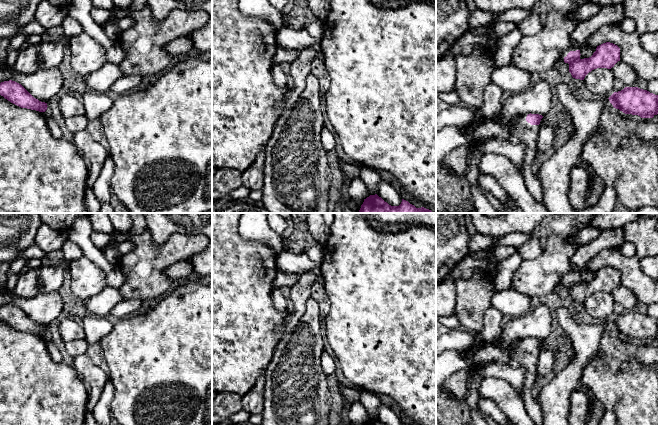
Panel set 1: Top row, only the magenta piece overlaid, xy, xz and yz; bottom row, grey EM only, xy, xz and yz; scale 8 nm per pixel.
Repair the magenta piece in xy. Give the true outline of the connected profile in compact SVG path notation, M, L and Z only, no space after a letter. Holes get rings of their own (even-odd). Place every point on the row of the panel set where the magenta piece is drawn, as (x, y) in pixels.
M12 80L0 83L0 95L21 108L45 112L48 107L47 103L34 98L21 84Z

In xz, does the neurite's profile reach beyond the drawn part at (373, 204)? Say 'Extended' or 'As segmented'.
As segmented

